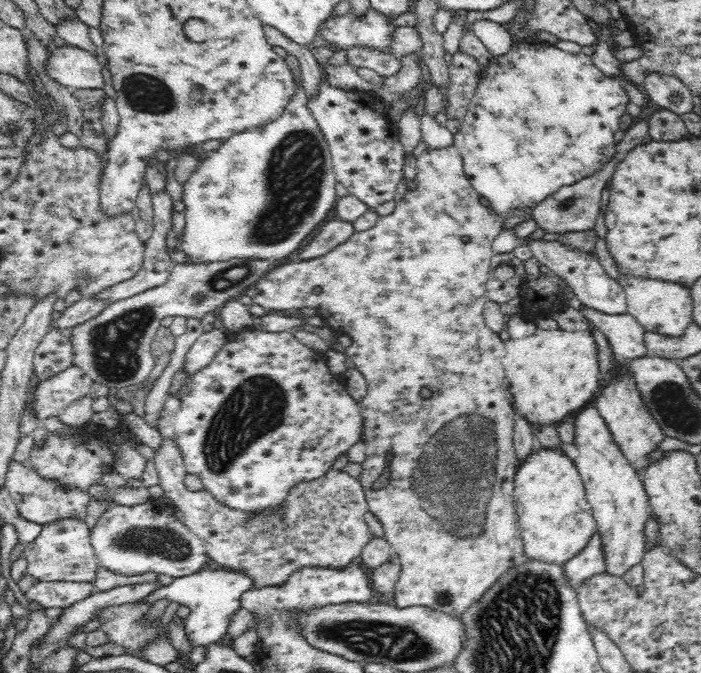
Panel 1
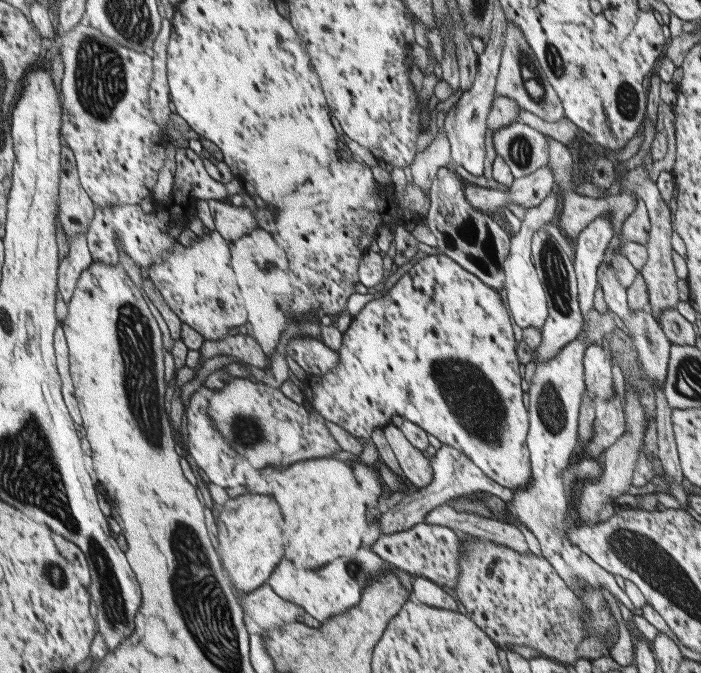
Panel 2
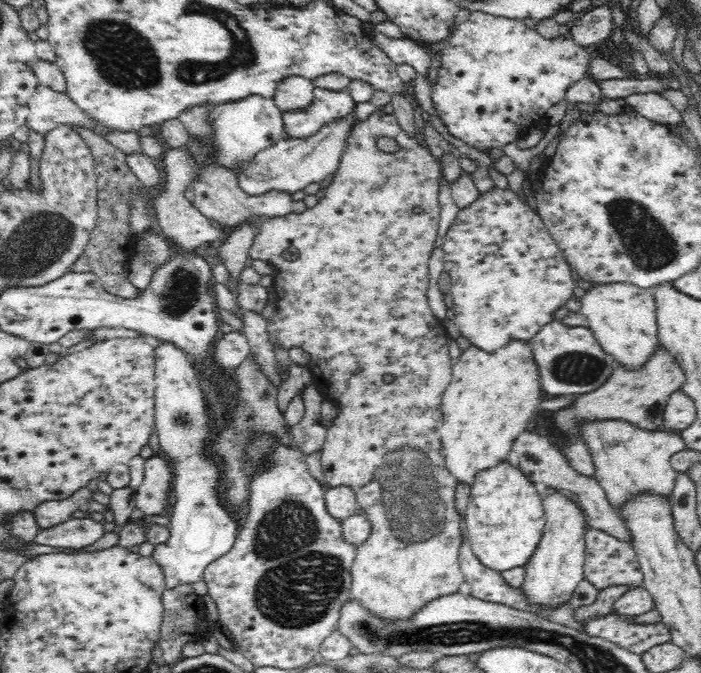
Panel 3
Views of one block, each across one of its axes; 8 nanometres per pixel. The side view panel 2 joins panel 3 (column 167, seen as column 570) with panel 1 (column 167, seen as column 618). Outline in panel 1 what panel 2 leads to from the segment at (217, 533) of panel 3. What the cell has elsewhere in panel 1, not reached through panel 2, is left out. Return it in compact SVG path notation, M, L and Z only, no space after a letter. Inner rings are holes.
M202 570L180 578L172 578L173 583L157 587L147 599L148 608L158 601L177 602L190 608L190 618L186 620L185 631L191 648L208 648L228 635L231 616L240 608L240 597L248 588L254 588L252 579L244 572L232 570Z

